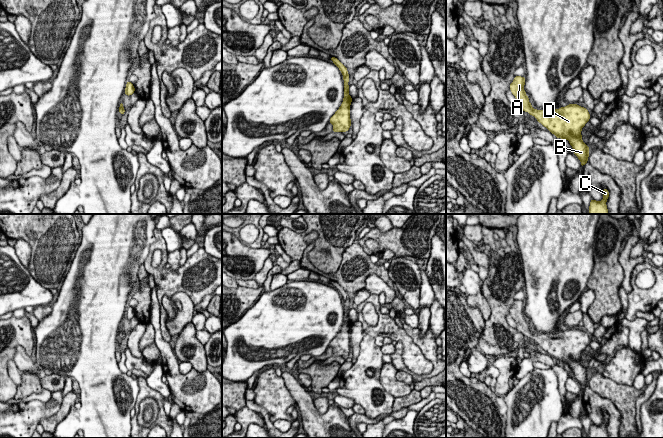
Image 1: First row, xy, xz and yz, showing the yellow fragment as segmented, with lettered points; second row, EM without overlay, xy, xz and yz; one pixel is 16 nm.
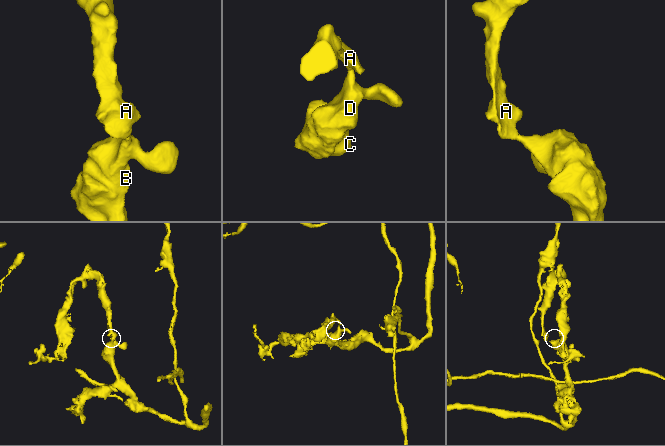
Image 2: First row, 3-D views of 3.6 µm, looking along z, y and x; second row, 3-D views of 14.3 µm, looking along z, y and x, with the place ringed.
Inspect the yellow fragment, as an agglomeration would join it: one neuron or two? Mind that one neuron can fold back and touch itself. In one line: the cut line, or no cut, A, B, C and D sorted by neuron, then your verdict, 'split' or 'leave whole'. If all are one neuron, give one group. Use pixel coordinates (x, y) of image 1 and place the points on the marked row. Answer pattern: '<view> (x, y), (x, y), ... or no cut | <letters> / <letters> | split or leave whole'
no cut | A B C D | leave whole

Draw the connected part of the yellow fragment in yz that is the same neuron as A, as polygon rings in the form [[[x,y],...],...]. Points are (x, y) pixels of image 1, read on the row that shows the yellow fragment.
[[[515,76],[509,88],[517,99],[516,105],[534,116],[556,138],[567,139],[583,167],[588,162],[589,146],[582,141],[581,131],[590,120],[588,110],[578,104],[568,104],[559,109],[533,109],[524,90],[525,77]]]

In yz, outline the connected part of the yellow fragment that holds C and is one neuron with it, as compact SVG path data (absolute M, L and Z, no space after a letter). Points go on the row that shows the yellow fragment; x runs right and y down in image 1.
M603 188L603 199L600 202L591 199L590 206L589 206L589 213L608 214L608 209L606 205L608 198L609 198L609 191L606 188Z

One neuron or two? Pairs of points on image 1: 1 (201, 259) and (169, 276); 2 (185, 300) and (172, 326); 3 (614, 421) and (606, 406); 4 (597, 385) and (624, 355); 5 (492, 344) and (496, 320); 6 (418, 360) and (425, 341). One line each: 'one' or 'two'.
1: one
2: one
3: one
4: two
5: one
6: two

